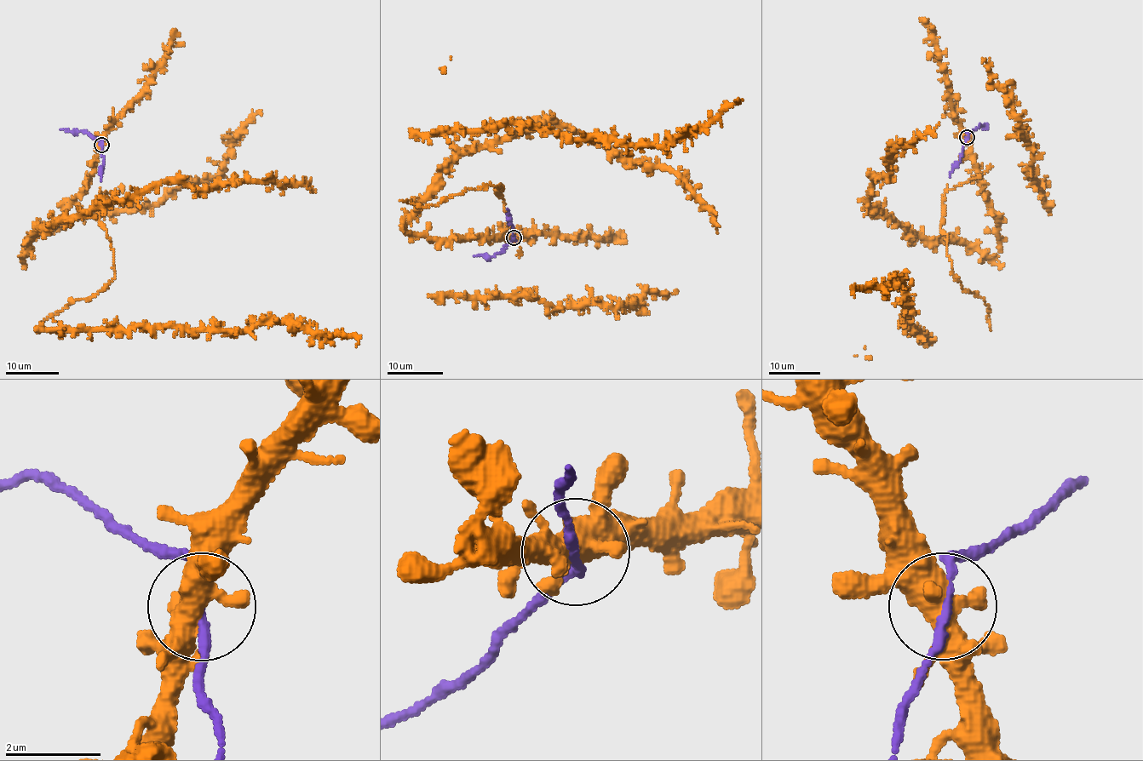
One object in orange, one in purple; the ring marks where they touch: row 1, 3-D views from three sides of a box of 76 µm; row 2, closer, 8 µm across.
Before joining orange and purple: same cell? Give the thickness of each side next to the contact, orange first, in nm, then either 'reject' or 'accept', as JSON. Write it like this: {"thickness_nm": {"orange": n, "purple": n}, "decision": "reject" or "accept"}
{"thickness_nm": {"orange": 550, "purple": 170}, "decision": "accept"}

